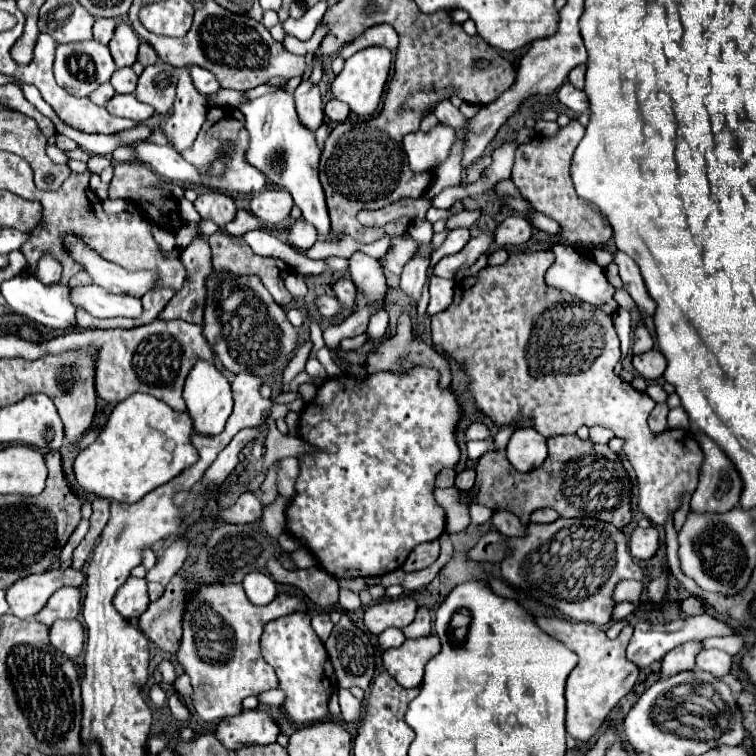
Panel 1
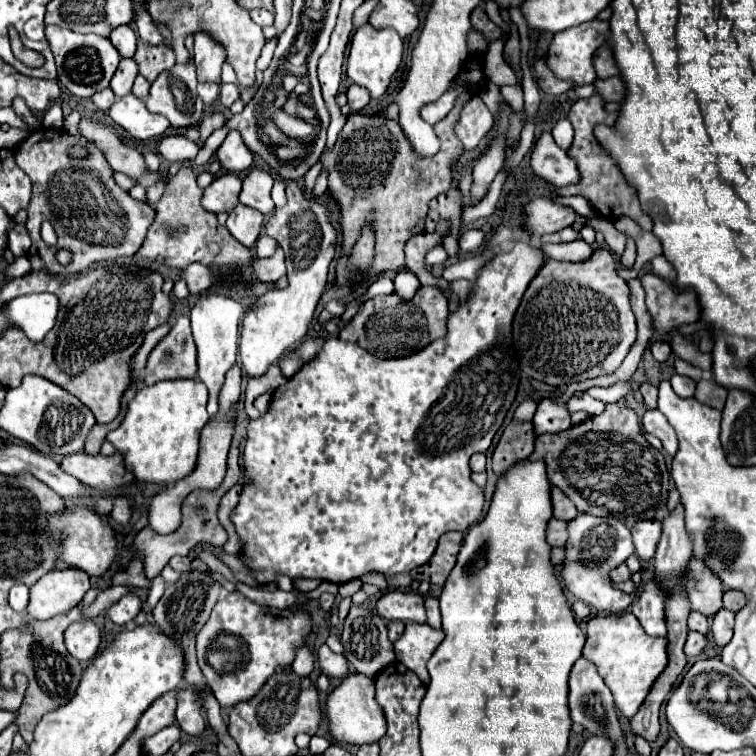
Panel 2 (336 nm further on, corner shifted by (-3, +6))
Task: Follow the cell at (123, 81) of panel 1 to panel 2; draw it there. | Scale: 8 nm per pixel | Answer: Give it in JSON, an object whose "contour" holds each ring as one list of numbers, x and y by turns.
{"contour":[[137,75,137,79,135,79,135,85,133,85,133,95,135,97,139,97,139,99,145,99,147,95,149,95,149,81,145,79,145,77,141,77,141,75]]}

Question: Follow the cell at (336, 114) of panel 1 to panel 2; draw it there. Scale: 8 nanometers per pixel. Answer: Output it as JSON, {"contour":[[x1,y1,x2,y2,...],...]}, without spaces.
{"contour":[[351,85,349,91,347,91,347,99,349,99,349,107,353,113,359,113,367,103,369,103,369,93,367,89,359,87,359,85]]}

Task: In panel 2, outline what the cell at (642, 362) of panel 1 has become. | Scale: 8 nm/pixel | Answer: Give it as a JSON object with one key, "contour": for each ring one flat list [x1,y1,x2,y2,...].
{"contour":[[655,341,651,345,651,353,657,361,667,361,669,355,671,355,671,345,667,341]]}

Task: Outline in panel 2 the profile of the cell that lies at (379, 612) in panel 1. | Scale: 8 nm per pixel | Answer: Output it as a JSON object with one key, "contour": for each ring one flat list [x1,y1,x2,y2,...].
{"contour":[[389,591,377,601,377,613,387,619,401,619,401,621,417,621,425,623,425,597,419,593,405,593,405,591]]}

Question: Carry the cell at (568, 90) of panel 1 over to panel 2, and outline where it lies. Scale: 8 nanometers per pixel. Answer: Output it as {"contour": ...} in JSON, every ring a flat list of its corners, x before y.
{"contour":[[609,77,603,81,599,79,595,81,595,87,597,87,597,93,607,101,621,103,625,99,625,83,621,77]]}

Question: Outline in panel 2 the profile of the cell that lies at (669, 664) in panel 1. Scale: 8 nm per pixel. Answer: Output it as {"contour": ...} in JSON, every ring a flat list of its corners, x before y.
{"contour":[[719,611,715,617,713,617,713,625,711,625,711,633,713,633,713,639,719,647,727,645,727,641,731,641,733,637,733,623,735,623,735,613,733,611]]}

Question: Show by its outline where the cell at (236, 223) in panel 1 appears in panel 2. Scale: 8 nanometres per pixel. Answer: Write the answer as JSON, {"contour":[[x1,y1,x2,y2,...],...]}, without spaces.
{"contour":[[237,205,227,219,227,229,229,233,243,243,245,247,253,247,263,225,263,215,247,205]]}

